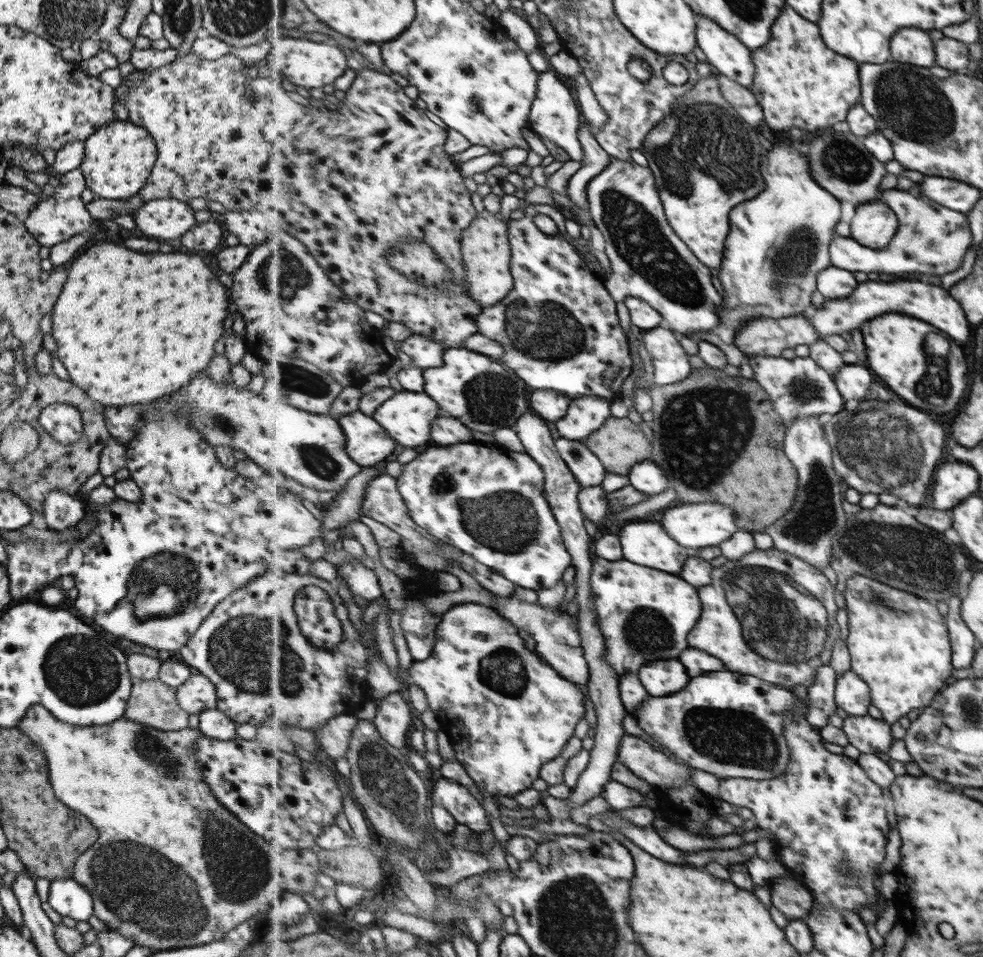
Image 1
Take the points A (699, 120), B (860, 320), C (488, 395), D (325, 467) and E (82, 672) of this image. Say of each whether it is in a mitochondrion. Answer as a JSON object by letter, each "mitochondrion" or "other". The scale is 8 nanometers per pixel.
{"A":"mitochondrion","B":"other","C":"mitochondrion","D":"mitochondrion","E":"mitochondrion"}

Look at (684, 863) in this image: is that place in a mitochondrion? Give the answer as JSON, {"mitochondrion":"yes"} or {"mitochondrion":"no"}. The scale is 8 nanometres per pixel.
{"mitochondrion":"no"}

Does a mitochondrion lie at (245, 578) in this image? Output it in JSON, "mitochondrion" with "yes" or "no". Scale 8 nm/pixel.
{"mitochondrion":"no"}

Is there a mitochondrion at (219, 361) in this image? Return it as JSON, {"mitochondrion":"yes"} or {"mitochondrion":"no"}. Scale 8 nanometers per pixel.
{"mitochondrion":"no"}

